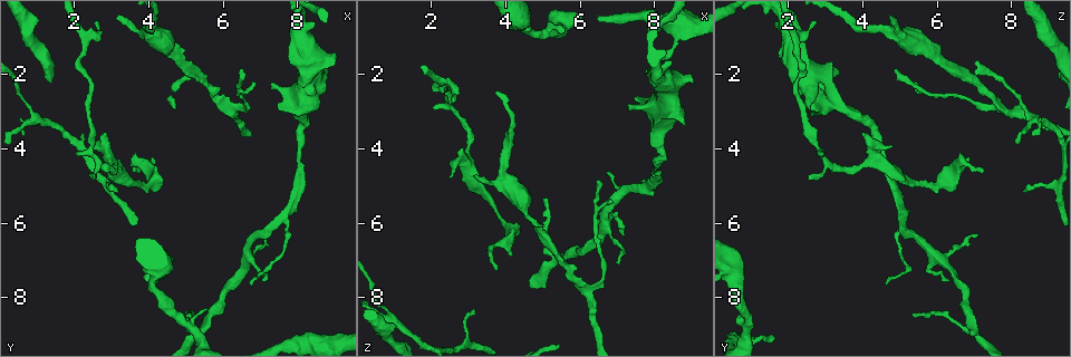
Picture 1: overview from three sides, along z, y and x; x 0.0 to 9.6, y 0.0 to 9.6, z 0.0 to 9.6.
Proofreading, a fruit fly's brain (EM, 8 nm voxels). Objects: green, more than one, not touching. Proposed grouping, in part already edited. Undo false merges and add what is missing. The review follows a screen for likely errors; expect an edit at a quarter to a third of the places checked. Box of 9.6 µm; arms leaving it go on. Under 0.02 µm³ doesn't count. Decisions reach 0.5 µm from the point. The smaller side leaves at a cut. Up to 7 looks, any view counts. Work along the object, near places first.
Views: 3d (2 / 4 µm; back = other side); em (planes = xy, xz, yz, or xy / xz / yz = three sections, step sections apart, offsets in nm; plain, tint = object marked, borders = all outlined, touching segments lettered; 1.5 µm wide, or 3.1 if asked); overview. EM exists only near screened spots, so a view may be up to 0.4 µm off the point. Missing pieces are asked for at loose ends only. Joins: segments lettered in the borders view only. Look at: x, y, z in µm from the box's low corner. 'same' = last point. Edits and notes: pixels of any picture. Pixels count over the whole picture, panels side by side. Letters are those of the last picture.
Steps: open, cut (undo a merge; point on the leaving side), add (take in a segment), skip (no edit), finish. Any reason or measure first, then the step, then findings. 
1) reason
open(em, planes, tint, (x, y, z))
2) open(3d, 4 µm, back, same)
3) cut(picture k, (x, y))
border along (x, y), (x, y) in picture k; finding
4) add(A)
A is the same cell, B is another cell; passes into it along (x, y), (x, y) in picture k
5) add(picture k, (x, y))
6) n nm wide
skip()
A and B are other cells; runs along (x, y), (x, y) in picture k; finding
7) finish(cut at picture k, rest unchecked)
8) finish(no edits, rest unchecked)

open(3d, 2 µm, (6.80, 2.20, 5.40))

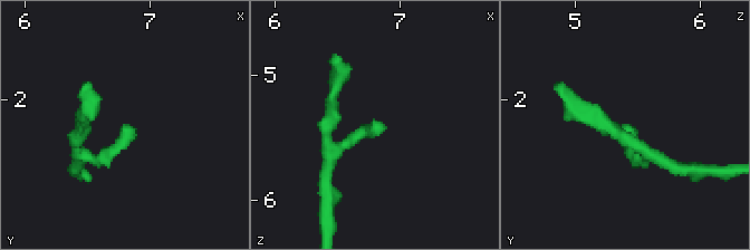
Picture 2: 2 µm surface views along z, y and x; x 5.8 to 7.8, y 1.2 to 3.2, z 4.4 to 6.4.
open(em, planes, borders, (6.80, 2.20, 5.42))

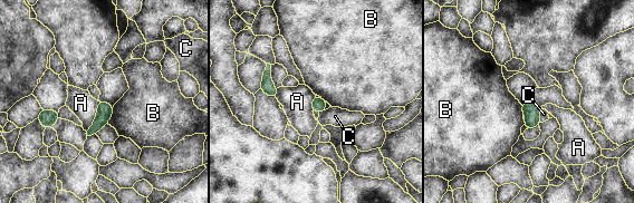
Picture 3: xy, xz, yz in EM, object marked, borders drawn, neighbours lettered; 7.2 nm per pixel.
skip()
A, B and C are other cells; border along (99, 102), (93, 124), (85, 131) in picture 3; none of them fits

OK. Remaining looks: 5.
sharp bend
open(em, planes, borders, (2.05, 1.75, 2.30))

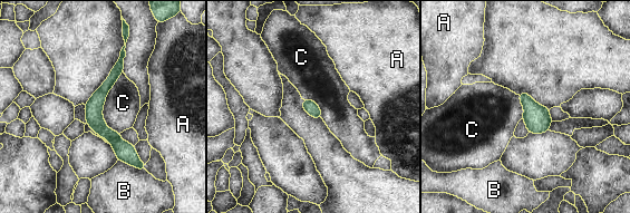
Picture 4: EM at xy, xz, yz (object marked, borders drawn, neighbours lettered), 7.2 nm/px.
100 nm wide
skip()
A, B and C are other cells; runs along (122, 57), (97, 123), (135, 163) in picture 4; all the same neuron

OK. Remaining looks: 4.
branch stops here
open(3d, 4 µm, (2.60, 4.80, 2.60))

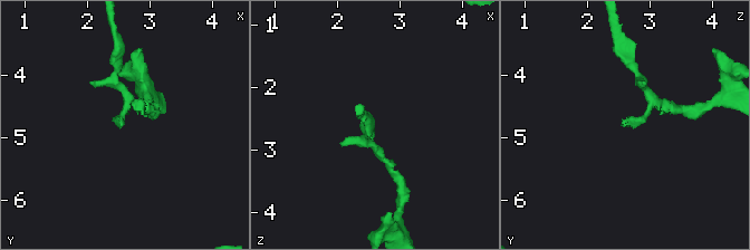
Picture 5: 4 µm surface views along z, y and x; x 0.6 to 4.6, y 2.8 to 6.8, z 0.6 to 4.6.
now the EM
open(em, planes, borders, (2.60, 4.85, 2.60))

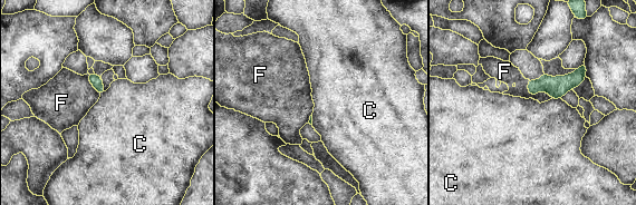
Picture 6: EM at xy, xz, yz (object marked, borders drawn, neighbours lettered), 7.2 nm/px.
skip()
C and F are other cells; border along (551, 98), (560, 99) in picture 6; none of them fits

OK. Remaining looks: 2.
finish(no edits, rest unchecked)

